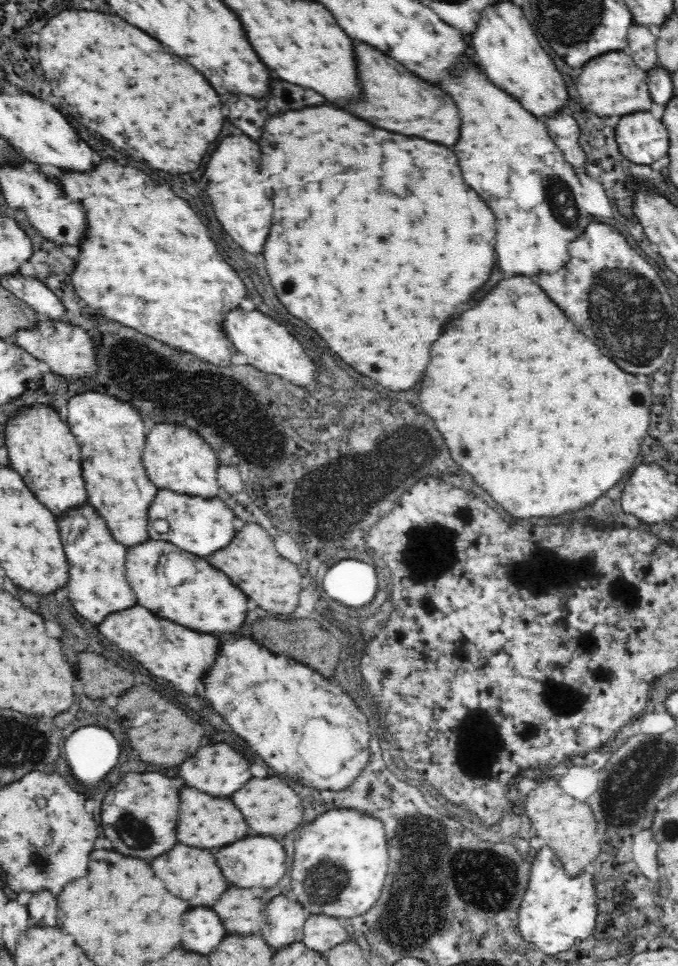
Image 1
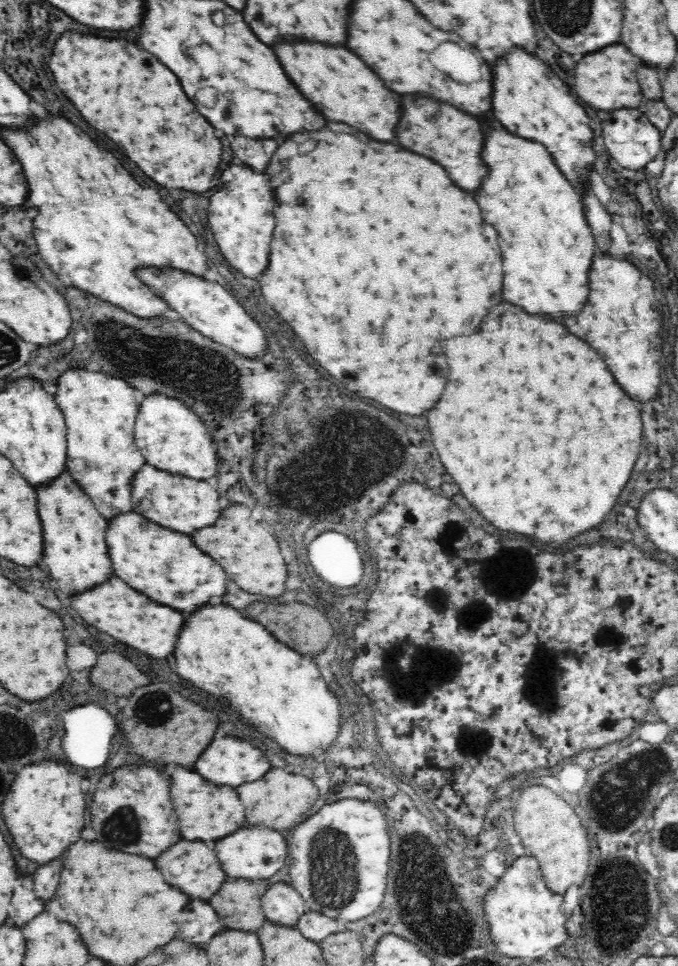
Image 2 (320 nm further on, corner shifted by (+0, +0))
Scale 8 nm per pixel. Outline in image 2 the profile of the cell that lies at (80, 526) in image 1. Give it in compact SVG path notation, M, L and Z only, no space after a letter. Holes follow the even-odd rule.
M66 472L62 474L62 478L58 478L54 484L50 484L50 488L46 490L38 490L38 506L40 506L40 518L44 524L44 562L50 566L54 580L58 582L60 590L66 596L78 596L90 588L96 588L104 582L108 582L114 576L114 568L112 568L112 560L108 554L108 546L106 546L106 530L108 530L108 521L98 514L96 506L80 486L72 480L72 476Z

